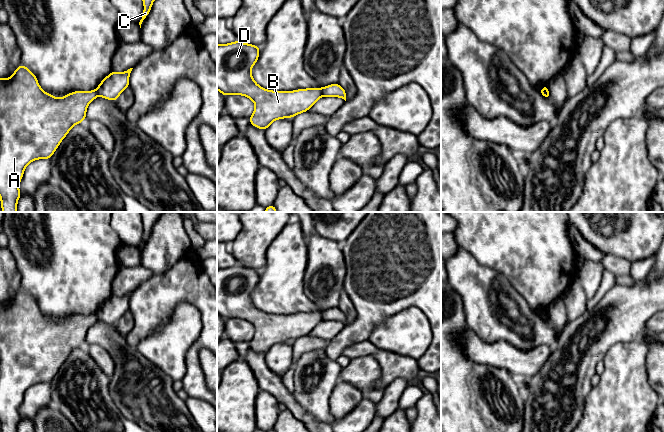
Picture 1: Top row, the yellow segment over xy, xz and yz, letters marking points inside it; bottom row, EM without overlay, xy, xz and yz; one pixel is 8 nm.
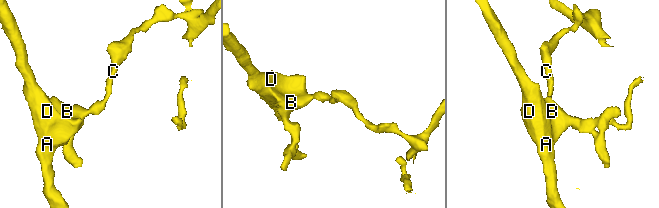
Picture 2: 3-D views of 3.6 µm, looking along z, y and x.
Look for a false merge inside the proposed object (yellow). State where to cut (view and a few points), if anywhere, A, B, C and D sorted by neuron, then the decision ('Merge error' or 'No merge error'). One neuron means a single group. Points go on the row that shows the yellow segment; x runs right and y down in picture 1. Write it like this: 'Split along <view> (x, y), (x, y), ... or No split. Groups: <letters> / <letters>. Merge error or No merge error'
Split along xz (320, 88), (323, 95). Groups: A B D / C. Merge error

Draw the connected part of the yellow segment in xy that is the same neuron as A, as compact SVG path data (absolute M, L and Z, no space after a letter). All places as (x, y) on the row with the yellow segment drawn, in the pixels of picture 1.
M19 65L15 72L11 75L10 78L1 79L0 78L0 199L2 212L17 212L17 202L21 197L19 191L19 183L23 177L24 170L29 163L38 159L50 159L54 154L55 150L58 148L61 141L65 138L68 132L73 126L78 123L81 123L86 119L87 106L98 96L96 90L93 91L74 91L70 94L63 96L62 98L57 98L44 92L36 76L25 66Z

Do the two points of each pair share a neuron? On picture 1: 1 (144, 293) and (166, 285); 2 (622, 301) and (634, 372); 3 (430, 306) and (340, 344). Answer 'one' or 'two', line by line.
1: one
2: two
3: one

